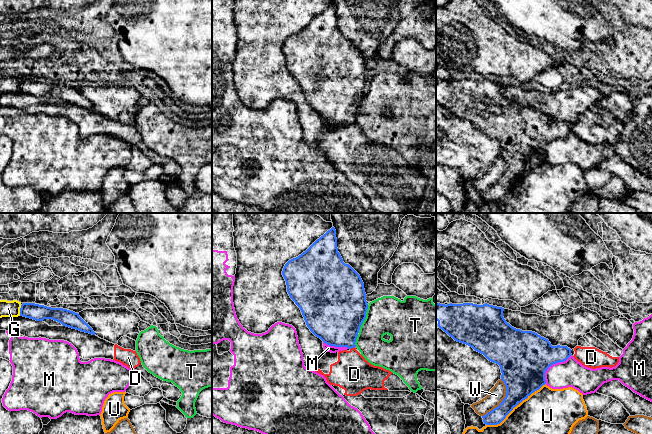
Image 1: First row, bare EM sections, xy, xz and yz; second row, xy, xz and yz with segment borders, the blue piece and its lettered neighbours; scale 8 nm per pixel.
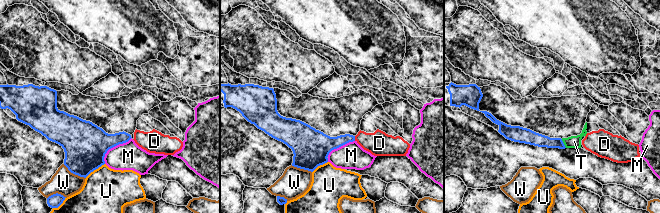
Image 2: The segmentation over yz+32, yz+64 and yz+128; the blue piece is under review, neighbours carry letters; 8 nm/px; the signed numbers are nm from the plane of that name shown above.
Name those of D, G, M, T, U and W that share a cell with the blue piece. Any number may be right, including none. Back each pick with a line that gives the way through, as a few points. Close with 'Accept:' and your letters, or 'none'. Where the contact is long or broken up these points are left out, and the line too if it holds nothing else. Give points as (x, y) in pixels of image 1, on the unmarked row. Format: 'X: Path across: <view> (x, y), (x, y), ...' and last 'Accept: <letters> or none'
Accept: none

